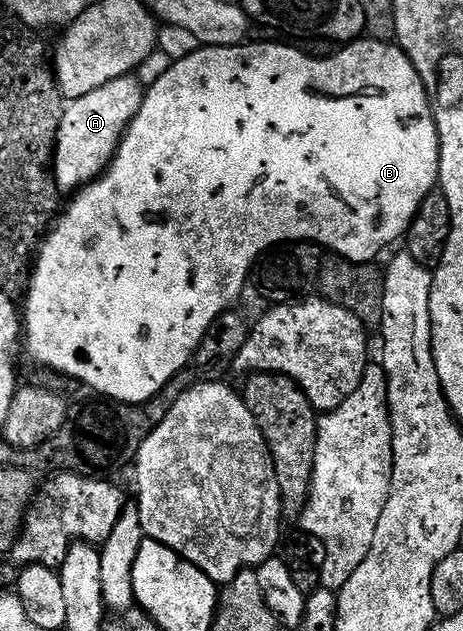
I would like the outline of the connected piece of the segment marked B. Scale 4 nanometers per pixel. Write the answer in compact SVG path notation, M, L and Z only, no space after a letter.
M361 38L350 43L342 52L337 52L334 56L325 56L322 60L316 60L313 56L304 56L297 48L288 48L285 44L249 44L242 42L235 48L210 48L201 46L190 56L170 63L169 69L154 82L148 85L143 106L139 106L139 114L130 122L125 129L125 137L121 139L116 154L113 156L108 168L103 175L94 180L91 184L86 184L84 188L76 193L77 196L69 204L69 209L65 213L62 211L56 217L55 223L50 227L46 237L41 242L41 247L35 257L35 263L31 269L27 295L23 304L23 344L29 347L29 352L41 364L46 364L49 368L54 368L57 372L62 372L65 376L74 376L77 380L82 380L89 388L94 388L94 393L108 398L113 402L123 404L143 404L148 402L152 396L158 396L161 391L169 385L169 381L178 375L177 372L184 364L188 365L193 359L199 342L205 337L205 331L210 328L218 316L230 307L229 304L245 288L245 280L250 279L253 265L265 255L271 248L279 244L290 242L312 242L330 253L343 256L346 260L354 260L360 264L368 264L376 261L377 255L384 250L388 244L393 244L397 239L404 237L409 231L409 224L413 220L414 214L419 210L419 206L427 198L427 194L438 187L441 174L441 135L437 133L437 123L433 117L433 105L429 99L429 94L425 90L425 83L419 78L415 66L409 60L408 54L402 52L400 47L383 40L372 38Z

